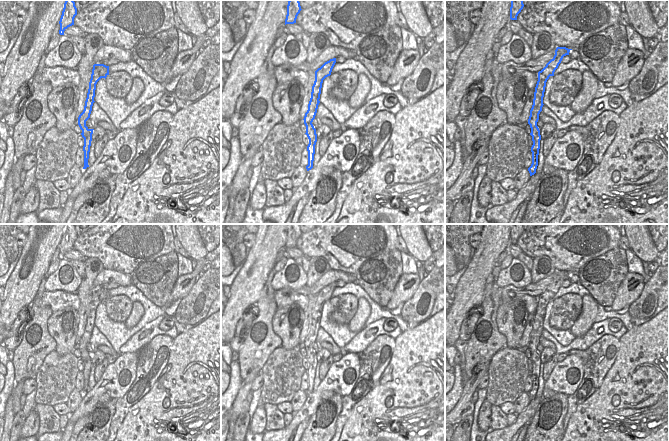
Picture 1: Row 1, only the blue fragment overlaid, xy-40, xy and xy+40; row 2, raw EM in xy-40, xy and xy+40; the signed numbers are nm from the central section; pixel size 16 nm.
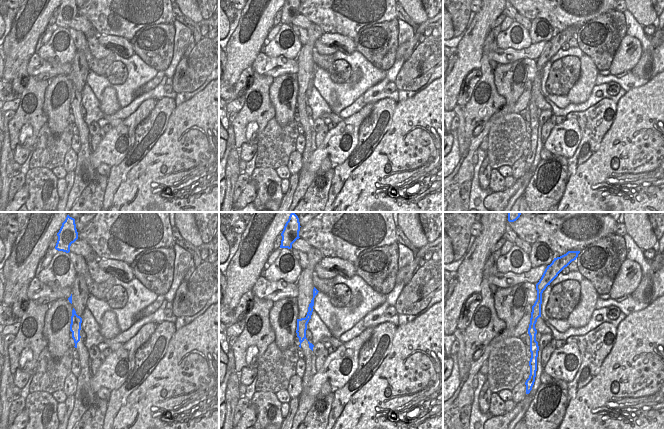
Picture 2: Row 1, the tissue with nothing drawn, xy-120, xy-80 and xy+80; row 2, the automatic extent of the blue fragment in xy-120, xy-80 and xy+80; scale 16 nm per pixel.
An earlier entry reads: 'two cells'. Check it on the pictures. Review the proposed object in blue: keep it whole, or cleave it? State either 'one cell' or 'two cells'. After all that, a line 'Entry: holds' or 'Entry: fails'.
two cells
Entry: holds

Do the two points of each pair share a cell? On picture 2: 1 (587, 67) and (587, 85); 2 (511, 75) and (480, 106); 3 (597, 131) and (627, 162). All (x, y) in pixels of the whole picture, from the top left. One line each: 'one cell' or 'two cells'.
1: one cell
2: two cells
3: two cells

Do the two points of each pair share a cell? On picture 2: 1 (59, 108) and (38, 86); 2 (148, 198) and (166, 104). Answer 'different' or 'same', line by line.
1: different
2: different

